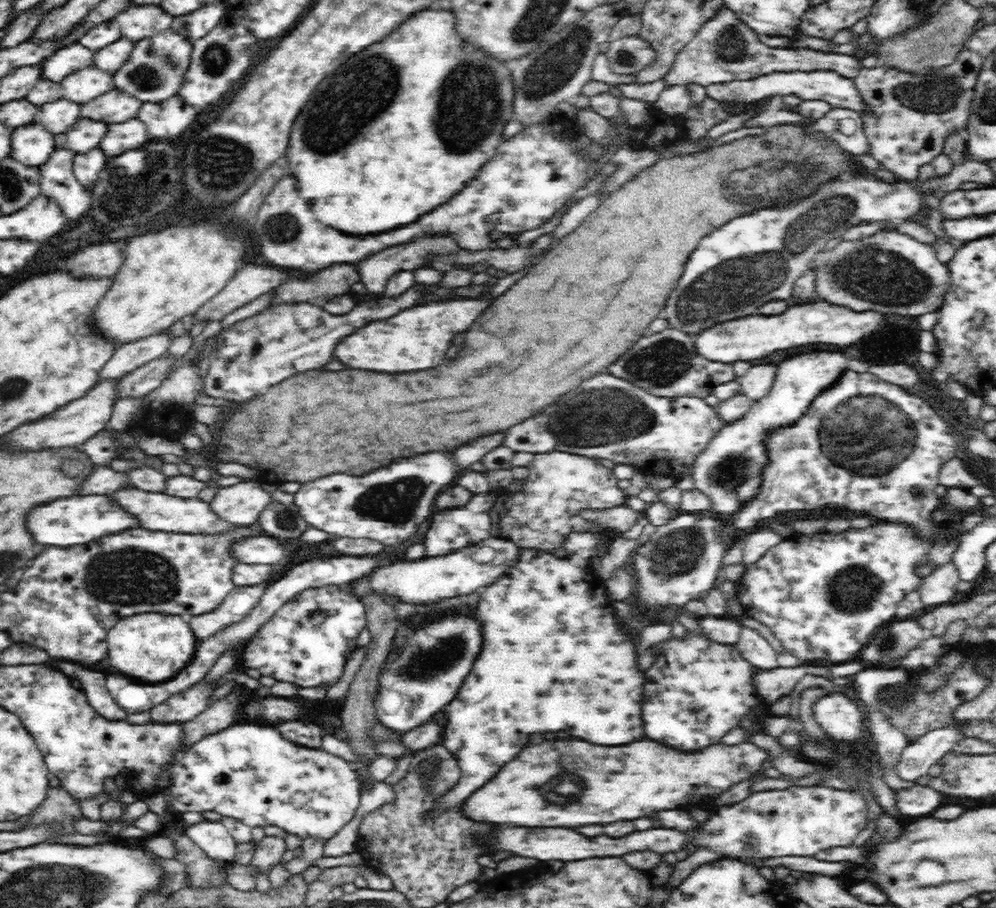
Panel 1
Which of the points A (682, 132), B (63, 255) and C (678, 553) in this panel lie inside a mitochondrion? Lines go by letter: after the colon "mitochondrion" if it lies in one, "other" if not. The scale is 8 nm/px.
A: other
B: other
C: mitochondrion

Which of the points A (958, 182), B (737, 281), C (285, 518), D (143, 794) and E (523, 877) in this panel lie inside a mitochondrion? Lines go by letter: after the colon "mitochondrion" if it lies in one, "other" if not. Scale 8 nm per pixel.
A: other
B: mitochondrion
C: mitochondrion
D: other
E: other

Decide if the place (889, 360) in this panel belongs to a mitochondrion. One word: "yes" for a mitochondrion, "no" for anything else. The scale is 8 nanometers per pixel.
no

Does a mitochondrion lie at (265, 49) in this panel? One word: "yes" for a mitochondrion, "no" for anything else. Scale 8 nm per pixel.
no

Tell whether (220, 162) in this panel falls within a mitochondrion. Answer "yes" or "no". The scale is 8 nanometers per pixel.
yes

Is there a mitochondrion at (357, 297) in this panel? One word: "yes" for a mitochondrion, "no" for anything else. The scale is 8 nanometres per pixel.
no

